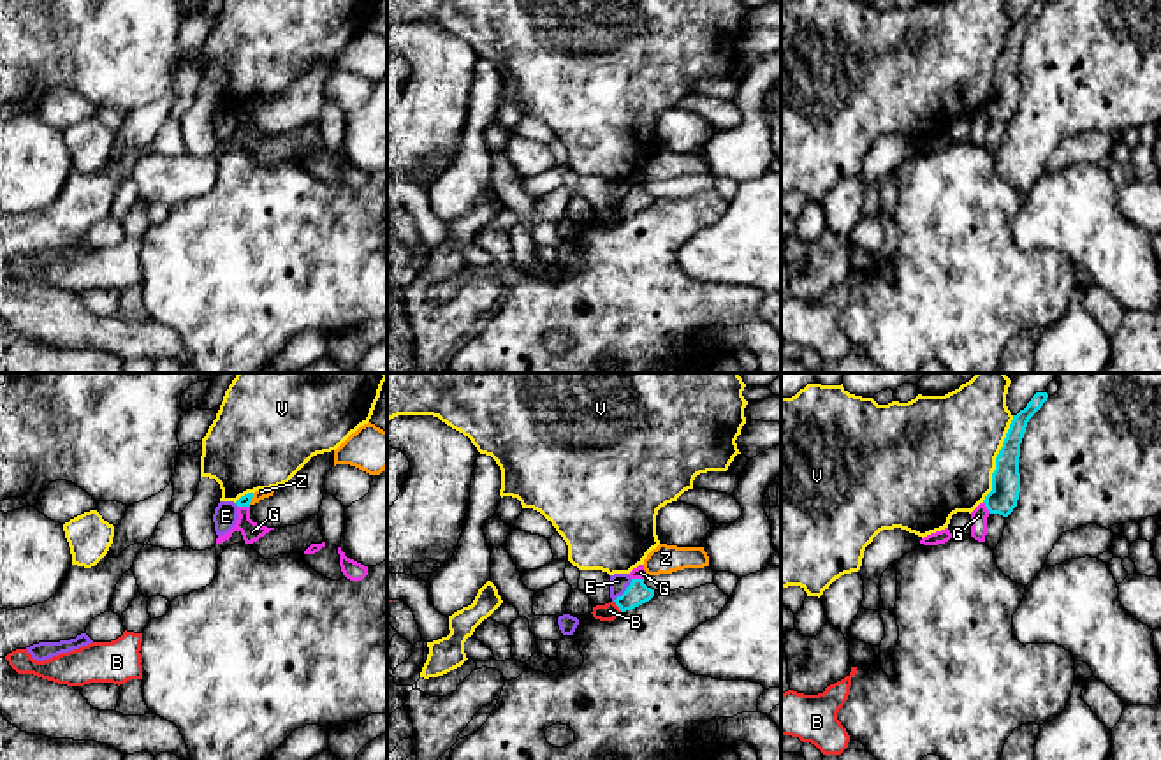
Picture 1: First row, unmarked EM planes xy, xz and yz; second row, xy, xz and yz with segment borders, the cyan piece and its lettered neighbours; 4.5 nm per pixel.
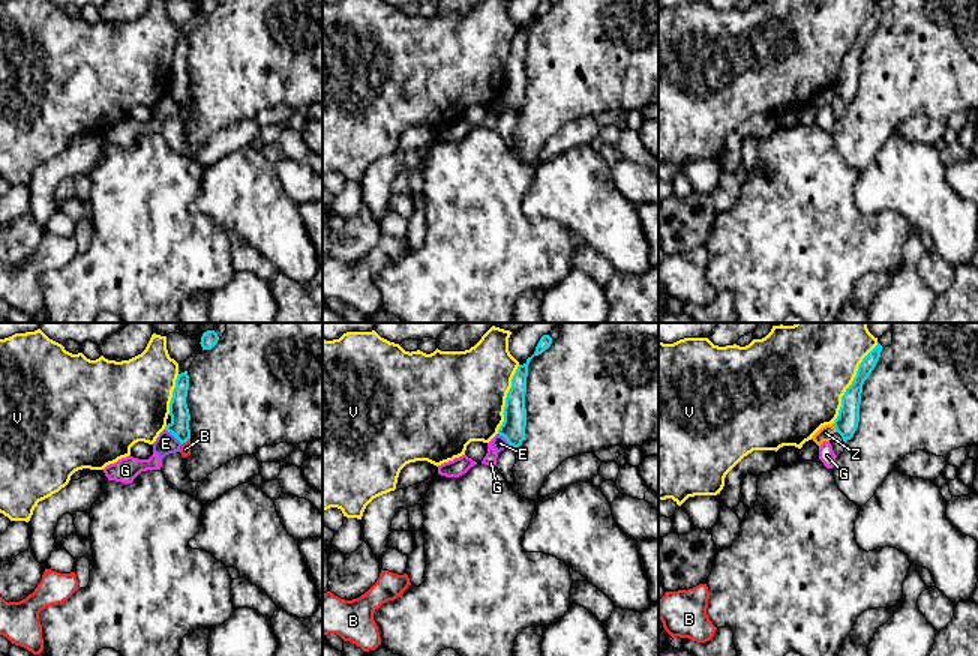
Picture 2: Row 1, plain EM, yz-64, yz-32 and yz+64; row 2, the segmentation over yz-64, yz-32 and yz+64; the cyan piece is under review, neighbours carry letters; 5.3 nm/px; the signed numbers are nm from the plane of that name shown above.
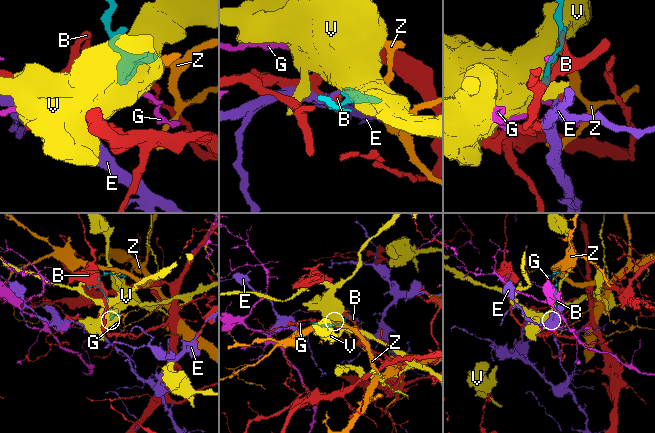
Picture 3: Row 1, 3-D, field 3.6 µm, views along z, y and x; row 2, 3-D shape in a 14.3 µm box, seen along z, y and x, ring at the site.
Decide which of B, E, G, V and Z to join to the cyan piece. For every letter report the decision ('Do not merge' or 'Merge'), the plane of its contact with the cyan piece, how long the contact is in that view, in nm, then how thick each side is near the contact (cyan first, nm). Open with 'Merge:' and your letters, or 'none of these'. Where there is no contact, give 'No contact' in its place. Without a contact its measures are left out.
Merge: none of these
B: Do not merge. Touches cyan in xz. Shared border 70 nm. Thickness 110 nm (cyan) against 80 nm
E: Do not merge. Touches cyan in xz. Shared border 140 nm. Thickness 110 nm (cyan) against 80 nm
G: Do not merge. Touches cyan in yz. Shared border 70 nm. Thickness 130 nm (cyan) against 80 nm
V: Do not merge. Touches cyan in yz. Shared border 420 nm. Thickness 130 nm (cyan) against 500 nm
Z: Do not merge. Touches cyan in xy. Shared border 60 nm. Thickness 50 nm (cyan) against 50 nm

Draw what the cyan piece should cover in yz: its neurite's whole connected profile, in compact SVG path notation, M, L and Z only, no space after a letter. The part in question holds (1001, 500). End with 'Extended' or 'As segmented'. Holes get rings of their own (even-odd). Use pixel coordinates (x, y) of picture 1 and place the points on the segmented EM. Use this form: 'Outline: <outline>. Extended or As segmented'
Outline: M1036 392L1027 403L1027 406L1017 415L1013 415L1003 447L996 457L996 470L992 473L992 491L983 500L990 514L1008 517L1017 507L1020 493L1020 443L1029 419L1043 406L1047 398L1047 392Z. As segmented

